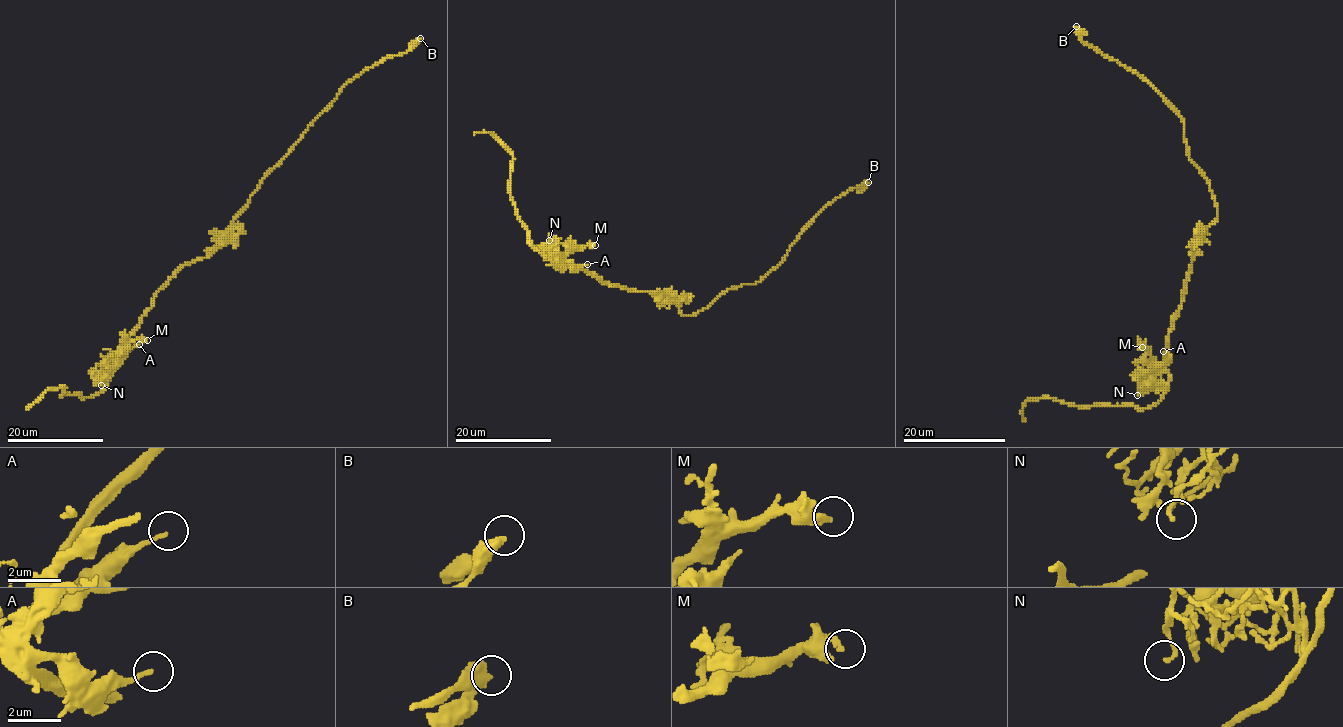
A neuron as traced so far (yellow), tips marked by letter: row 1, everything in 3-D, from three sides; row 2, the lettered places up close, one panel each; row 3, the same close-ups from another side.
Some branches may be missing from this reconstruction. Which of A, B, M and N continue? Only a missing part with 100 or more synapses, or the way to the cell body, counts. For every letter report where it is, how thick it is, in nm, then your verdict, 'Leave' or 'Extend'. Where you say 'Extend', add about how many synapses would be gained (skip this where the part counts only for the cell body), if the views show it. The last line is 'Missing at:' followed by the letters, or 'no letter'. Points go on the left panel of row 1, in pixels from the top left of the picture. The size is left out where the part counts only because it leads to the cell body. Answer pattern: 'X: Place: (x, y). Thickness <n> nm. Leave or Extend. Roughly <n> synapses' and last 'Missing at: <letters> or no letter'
A: Place: (139, 344). Thickness 140 nm. Leave
B: Place: (420, 38). Thickness 500 nm. Leave
M: Place: (147, 340). Thickness 220 nm. Leave
N: Place: (101, 385). Thickness 130 nm. Leave
Missing at: no letter

